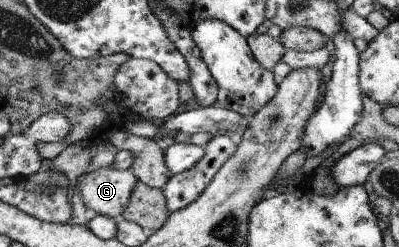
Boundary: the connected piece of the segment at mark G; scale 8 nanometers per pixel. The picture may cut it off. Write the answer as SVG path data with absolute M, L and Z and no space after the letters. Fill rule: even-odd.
M100 167L80 176L77 189L86 209L114 219L122 214L137 181L131 169Z

